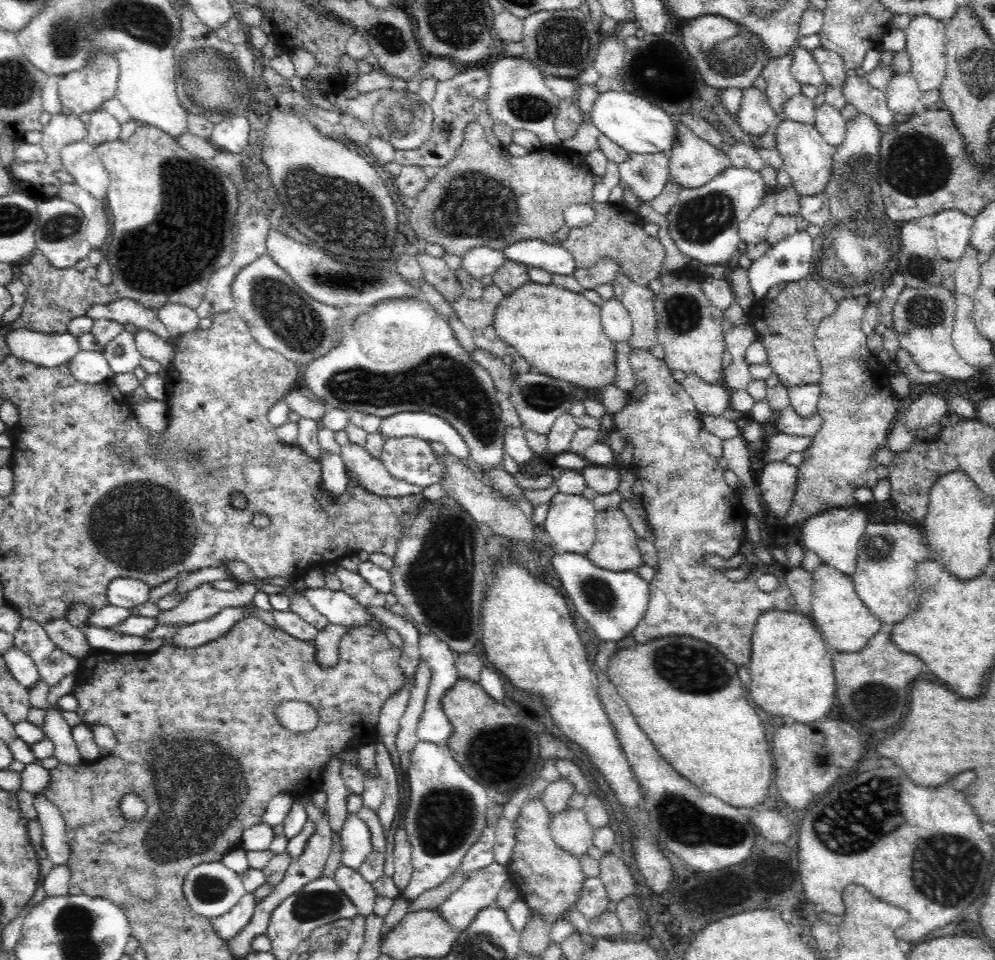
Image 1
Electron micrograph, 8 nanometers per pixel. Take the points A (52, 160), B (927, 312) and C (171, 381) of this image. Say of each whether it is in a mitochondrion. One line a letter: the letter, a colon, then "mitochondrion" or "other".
A: other
B: mitochondrion
C: other

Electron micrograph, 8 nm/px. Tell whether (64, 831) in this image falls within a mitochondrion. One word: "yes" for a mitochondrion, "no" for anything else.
no

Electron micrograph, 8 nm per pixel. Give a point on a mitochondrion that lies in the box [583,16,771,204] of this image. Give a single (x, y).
(733, 56)

